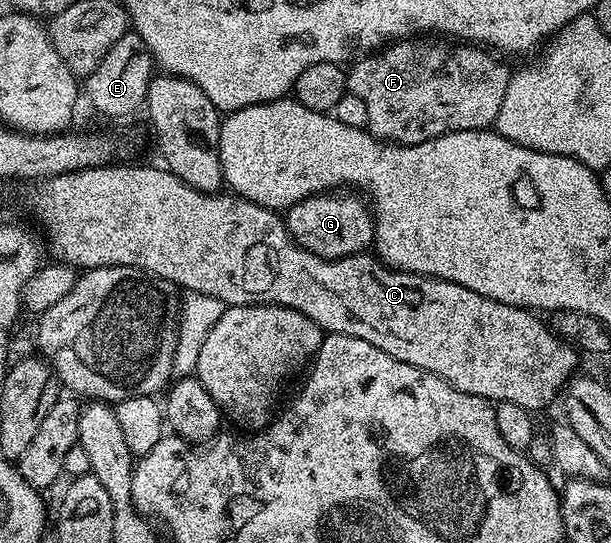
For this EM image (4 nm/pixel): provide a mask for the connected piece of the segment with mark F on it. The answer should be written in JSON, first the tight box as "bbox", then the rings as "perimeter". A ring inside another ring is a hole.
{"bbox":[347,36,511,146],"perimeter":[[[413,36],[356,59],[347,70],[347,90],[363,100],[369,121],[367,129],[374,138],[398,146],[410,146],[451,132],[492,127],[499,116],[511,73],[510,67],[496,60],[501,61],[477,44],[454,44],[429,36]]]}

